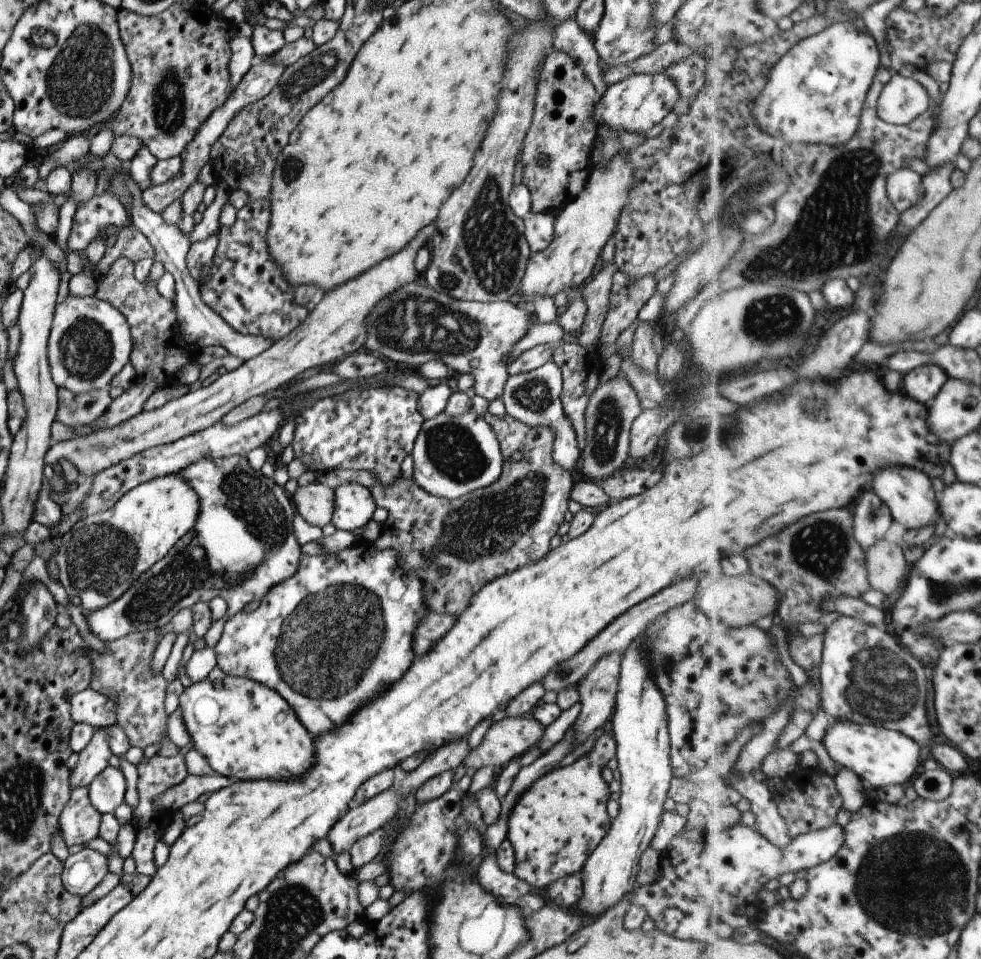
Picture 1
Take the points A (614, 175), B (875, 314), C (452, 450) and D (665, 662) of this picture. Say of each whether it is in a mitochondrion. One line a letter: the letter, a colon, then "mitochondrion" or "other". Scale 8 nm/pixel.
A: other
B: other
C: mitochondrion
D: mitochondrion

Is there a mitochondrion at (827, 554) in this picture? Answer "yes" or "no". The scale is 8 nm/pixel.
yes

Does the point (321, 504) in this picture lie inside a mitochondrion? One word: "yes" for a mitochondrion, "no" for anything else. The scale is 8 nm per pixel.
no

